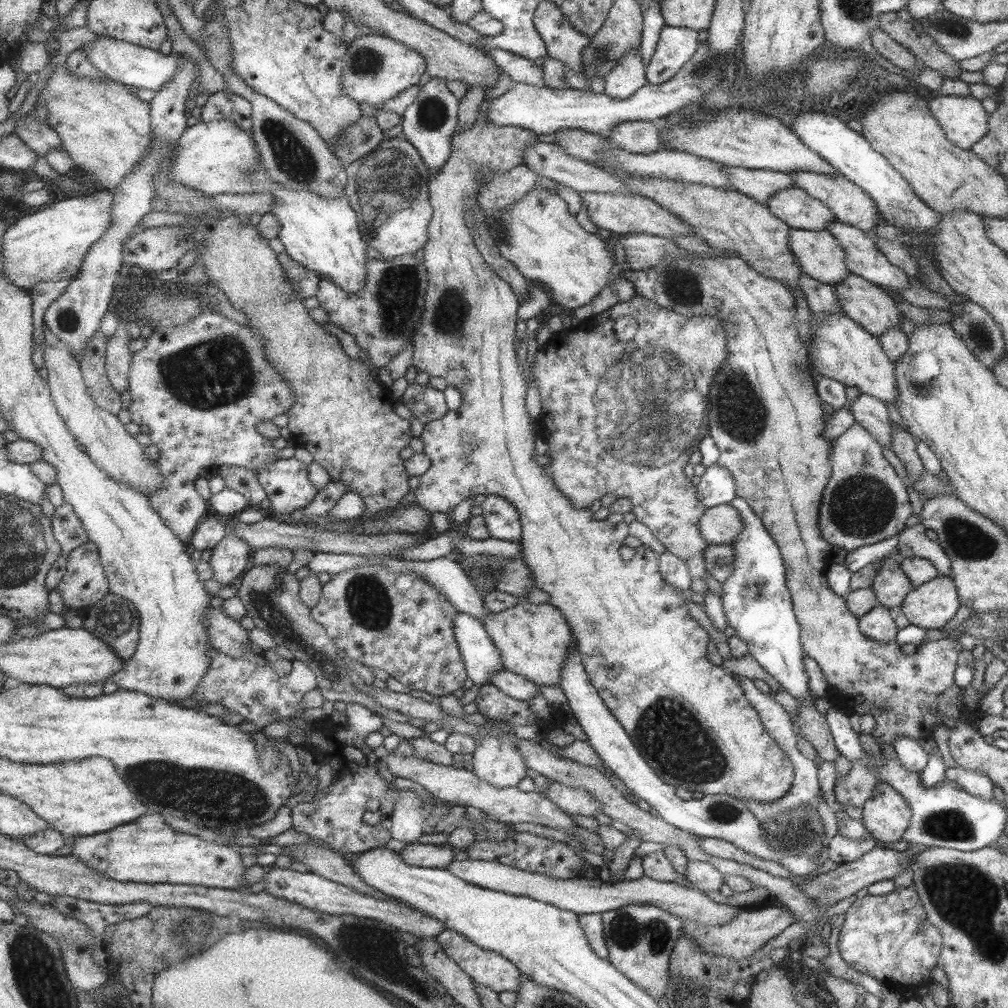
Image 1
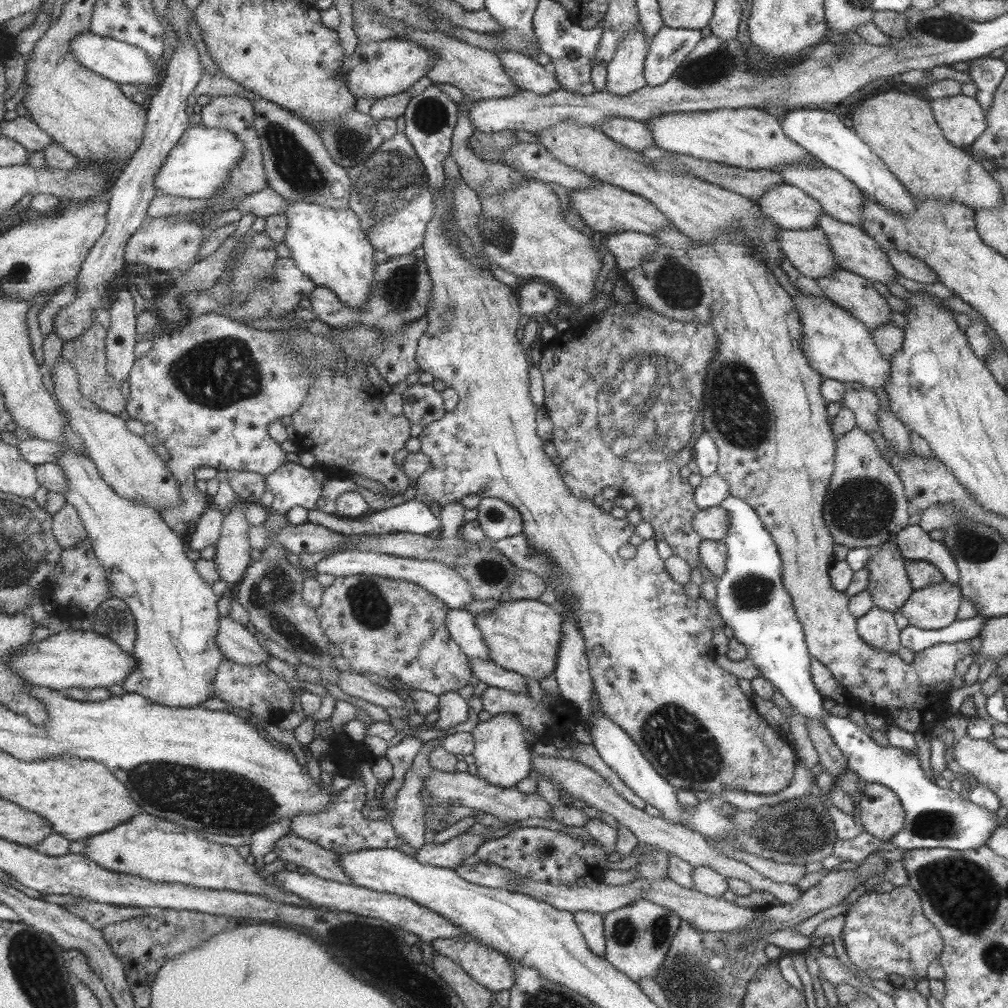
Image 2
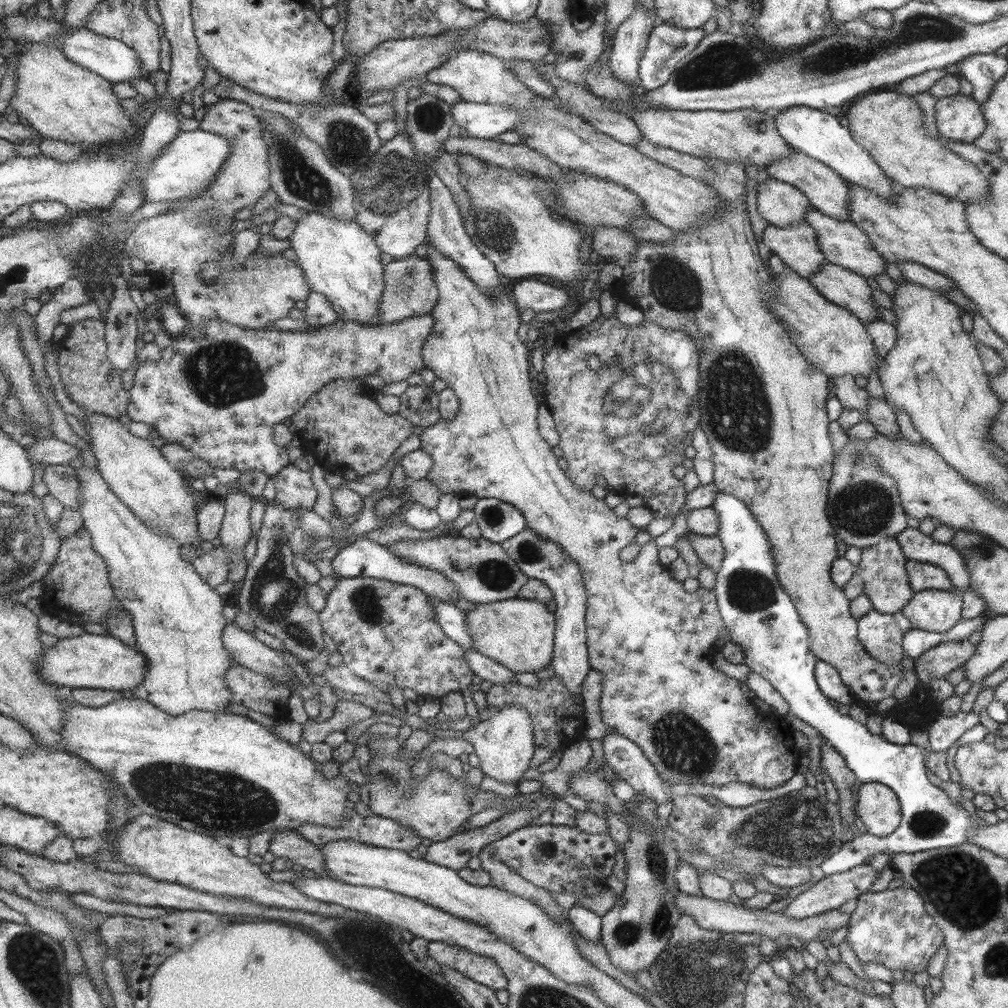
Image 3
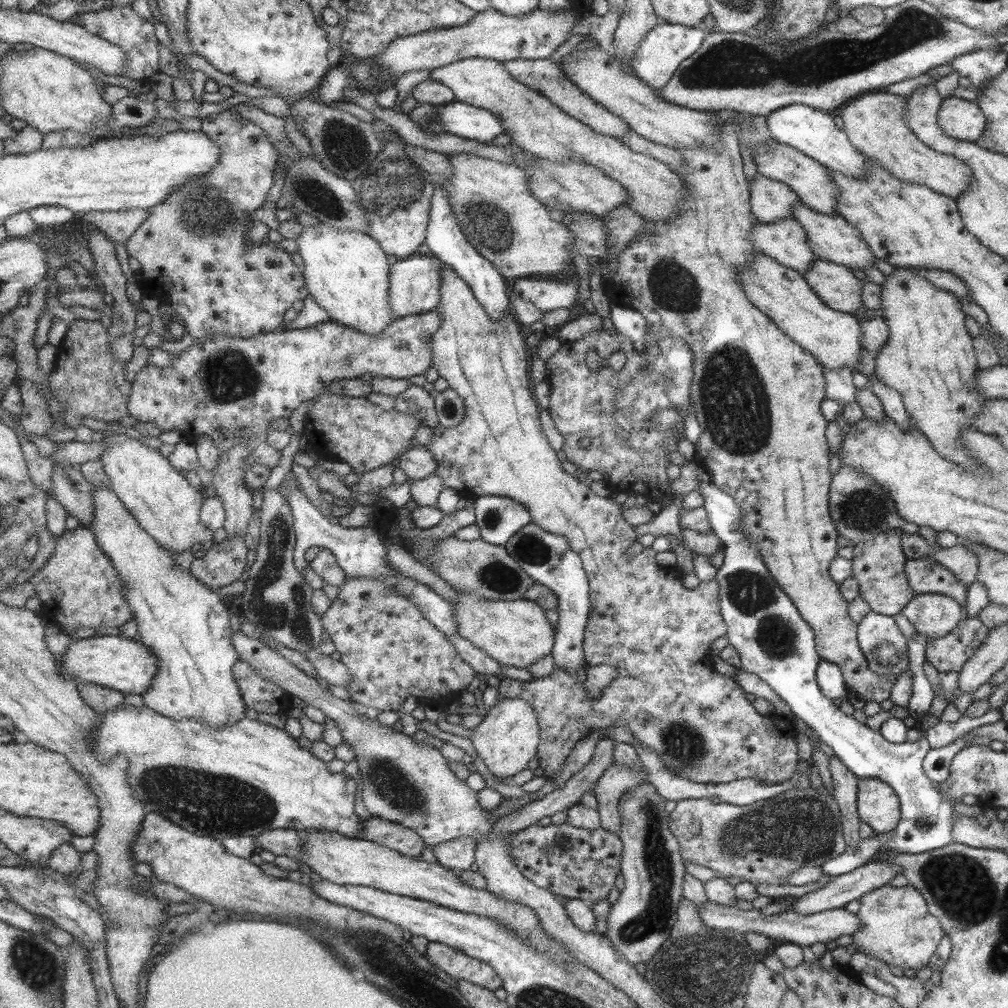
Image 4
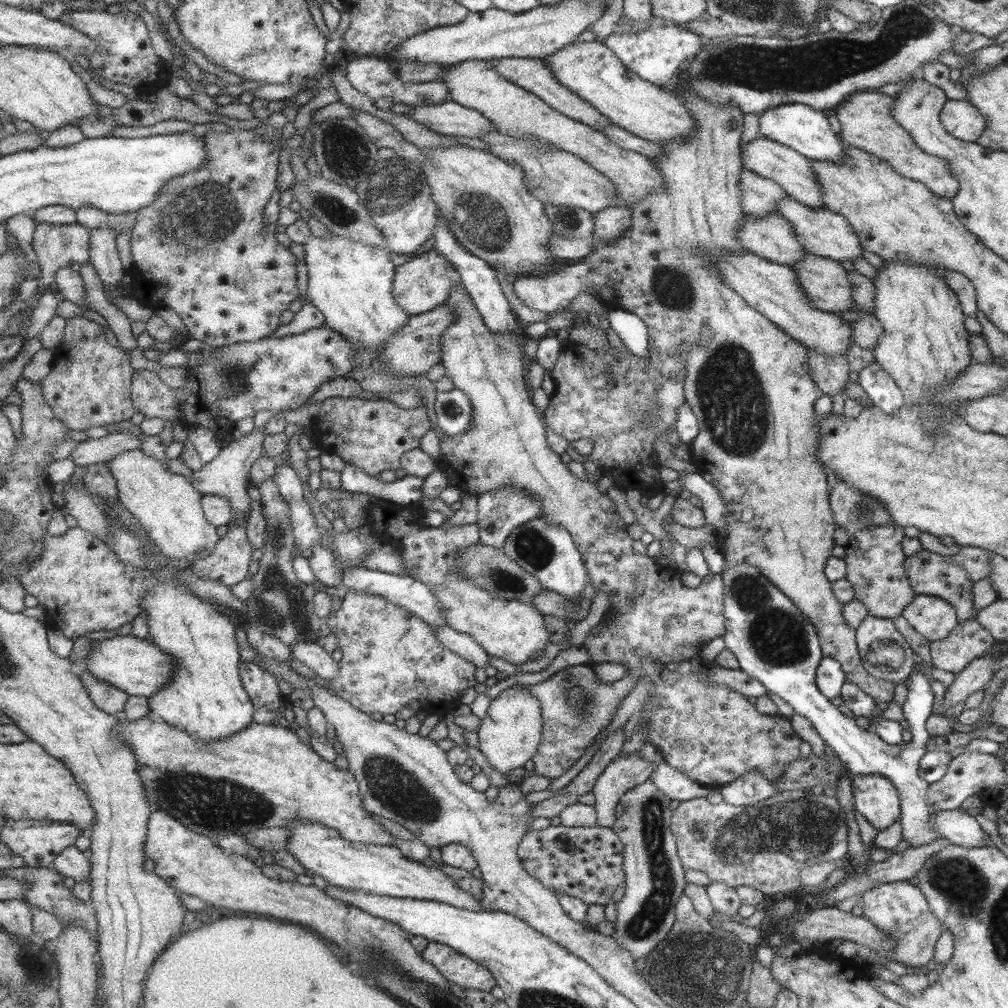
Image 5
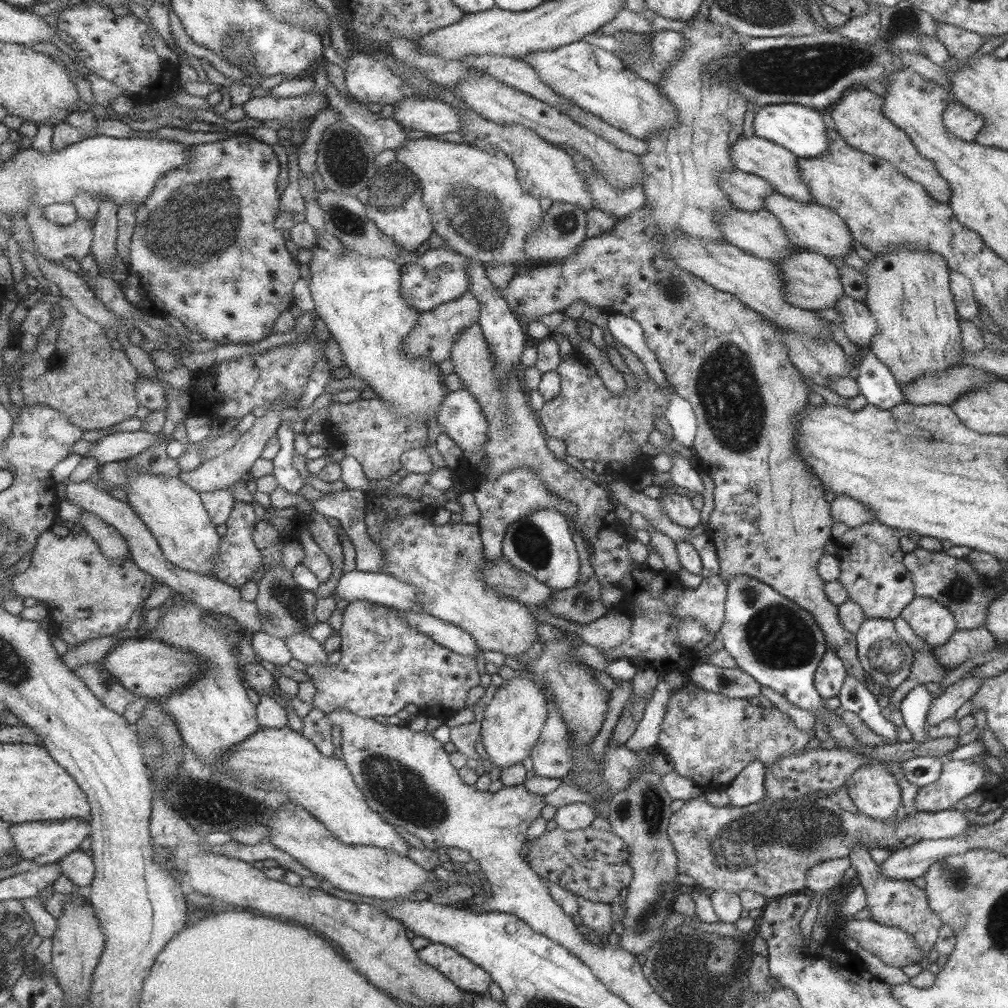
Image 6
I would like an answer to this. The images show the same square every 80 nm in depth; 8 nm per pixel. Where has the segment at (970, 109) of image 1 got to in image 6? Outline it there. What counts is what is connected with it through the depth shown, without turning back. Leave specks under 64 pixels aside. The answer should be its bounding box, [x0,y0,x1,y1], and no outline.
[942,100,984,141]

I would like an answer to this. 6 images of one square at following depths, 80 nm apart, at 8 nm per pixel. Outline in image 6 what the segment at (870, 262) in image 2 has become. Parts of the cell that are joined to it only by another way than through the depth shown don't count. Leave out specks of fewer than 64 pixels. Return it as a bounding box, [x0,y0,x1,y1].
[765,191,853,258]

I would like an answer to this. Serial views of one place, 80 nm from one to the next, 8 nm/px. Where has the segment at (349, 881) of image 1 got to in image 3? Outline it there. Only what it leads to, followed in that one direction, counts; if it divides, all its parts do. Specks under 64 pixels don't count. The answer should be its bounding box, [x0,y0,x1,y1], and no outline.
[268,829,331,877]

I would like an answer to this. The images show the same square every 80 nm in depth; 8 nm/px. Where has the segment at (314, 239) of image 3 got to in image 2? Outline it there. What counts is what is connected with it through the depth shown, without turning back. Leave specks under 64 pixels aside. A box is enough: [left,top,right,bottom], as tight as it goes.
[284,200,374,308]

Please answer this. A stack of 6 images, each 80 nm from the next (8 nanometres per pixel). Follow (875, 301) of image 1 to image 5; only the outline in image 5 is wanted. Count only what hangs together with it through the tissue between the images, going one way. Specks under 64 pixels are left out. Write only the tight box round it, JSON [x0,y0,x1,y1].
[789,252,853,313]

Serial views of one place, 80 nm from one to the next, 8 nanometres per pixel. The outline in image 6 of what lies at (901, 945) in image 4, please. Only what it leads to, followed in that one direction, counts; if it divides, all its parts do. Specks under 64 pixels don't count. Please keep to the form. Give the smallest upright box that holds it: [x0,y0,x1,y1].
[847,846,942,958]

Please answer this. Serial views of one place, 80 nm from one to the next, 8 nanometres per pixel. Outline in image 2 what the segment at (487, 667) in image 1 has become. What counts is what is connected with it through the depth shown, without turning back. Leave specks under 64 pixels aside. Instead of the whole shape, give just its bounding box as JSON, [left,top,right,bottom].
[445,609,488,660]

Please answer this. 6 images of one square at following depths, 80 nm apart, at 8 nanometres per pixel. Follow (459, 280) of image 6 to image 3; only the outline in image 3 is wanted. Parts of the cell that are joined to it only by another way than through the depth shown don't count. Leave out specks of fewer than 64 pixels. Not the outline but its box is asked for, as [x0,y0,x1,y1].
[376,254,438,324]

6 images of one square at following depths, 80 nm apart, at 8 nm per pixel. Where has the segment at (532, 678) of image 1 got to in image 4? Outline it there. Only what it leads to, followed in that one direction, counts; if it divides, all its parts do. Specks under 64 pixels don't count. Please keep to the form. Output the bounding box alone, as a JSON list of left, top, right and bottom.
[451,591,554,668]

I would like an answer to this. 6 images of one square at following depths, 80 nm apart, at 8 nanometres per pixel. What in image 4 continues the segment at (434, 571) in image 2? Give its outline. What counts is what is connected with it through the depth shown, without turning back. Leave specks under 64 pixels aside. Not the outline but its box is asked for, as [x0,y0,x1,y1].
[288,486,404,578]

